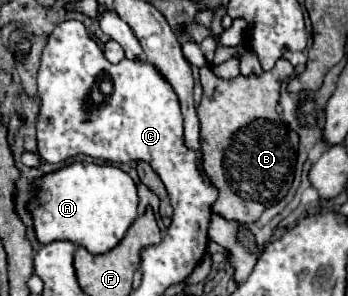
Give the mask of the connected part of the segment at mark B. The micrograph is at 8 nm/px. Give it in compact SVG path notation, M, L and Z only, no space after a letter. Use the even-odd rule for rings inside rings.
M283 58L269 72L233 80L215 76L209 66L201 68L203 100L197 116L201 122L203 170L219 190L213 212L225 220L241 224L259 220L261 212L283 200L291 182L301 176L307 152L299 152L297 134L277 114L281 82L291 74L293 66Z

